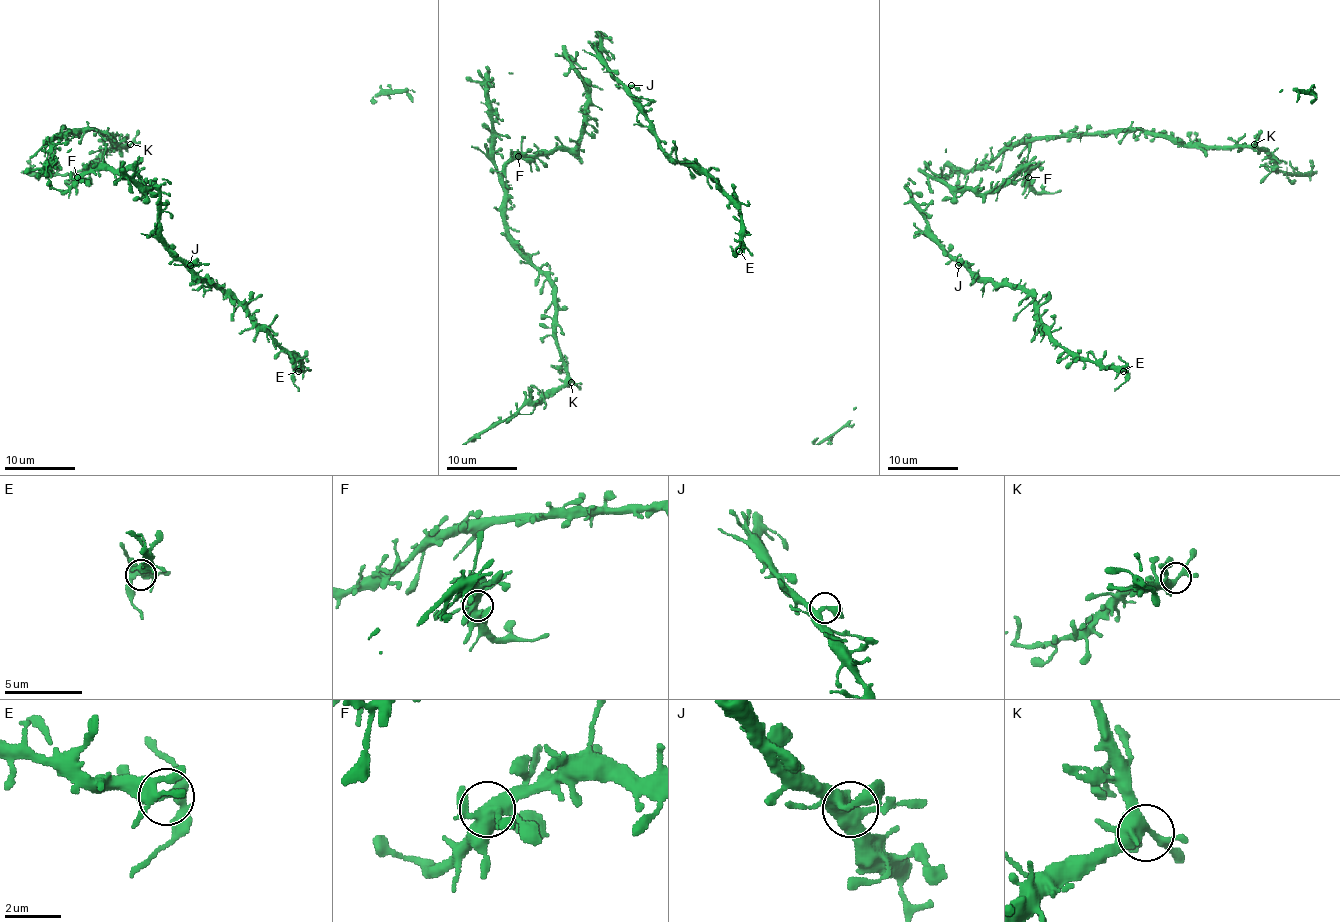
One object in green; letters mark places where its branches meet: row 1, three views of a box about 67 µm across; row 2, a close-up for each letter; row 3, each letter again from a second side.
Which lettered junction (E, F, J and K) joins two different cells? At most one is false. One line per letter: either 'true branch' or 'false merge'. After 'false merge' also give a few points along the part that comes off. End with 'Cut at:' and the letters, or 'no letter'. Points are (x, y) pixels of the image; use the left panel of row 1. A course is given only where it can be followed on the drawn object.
E: false merge | (297, 371), (294, 380), (299, 391)
F: true branch
J: true branch
K: true branch
Cut at: E

